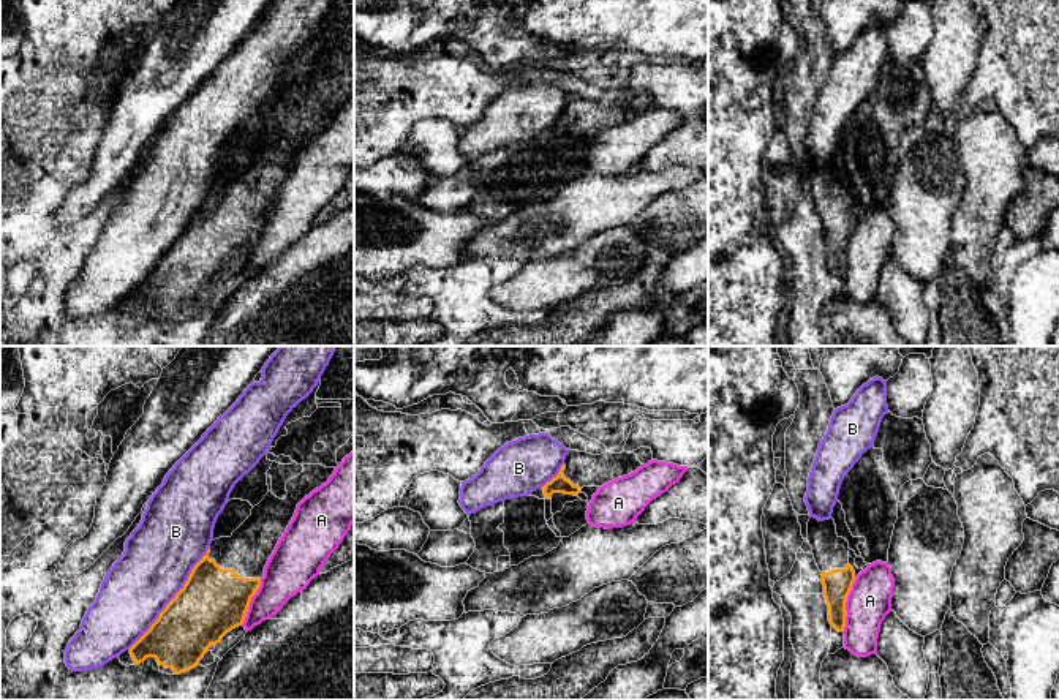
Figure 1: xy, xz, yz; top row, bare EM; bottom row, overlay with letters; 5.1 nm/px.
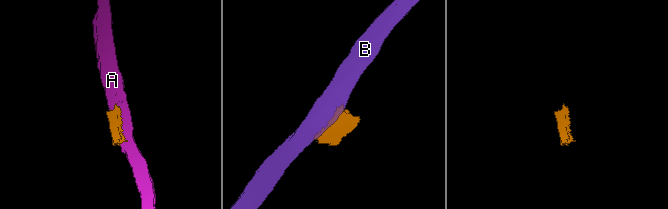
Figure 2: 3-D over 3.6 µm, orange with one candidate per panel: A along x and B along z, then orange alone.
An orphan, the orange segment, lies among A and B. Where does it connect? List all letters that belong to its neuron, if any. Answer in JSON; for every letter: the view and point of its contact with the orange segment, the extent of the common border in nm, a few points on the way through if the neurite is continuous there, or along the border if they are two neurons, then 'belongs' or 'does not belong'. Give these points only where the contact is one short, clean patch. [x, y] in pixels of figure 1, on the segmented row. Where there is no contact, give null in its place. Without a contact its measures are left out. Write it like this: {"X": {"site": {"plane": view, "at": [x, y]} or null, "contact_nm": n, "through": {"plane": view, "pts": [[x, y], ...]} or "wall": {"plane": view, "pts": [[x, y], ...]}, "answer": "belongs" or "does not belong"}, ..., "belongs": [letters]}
{"A": {"site": {"plane": "yz", "at": [844, 605]}, "contact_nm": 280, "answer": "does not belong"}, "B": {"site": {"plane": "xy", "at": [174, 598]}, "contact_nm": 650, "answer": "does not belong"}, "belongs": []}

